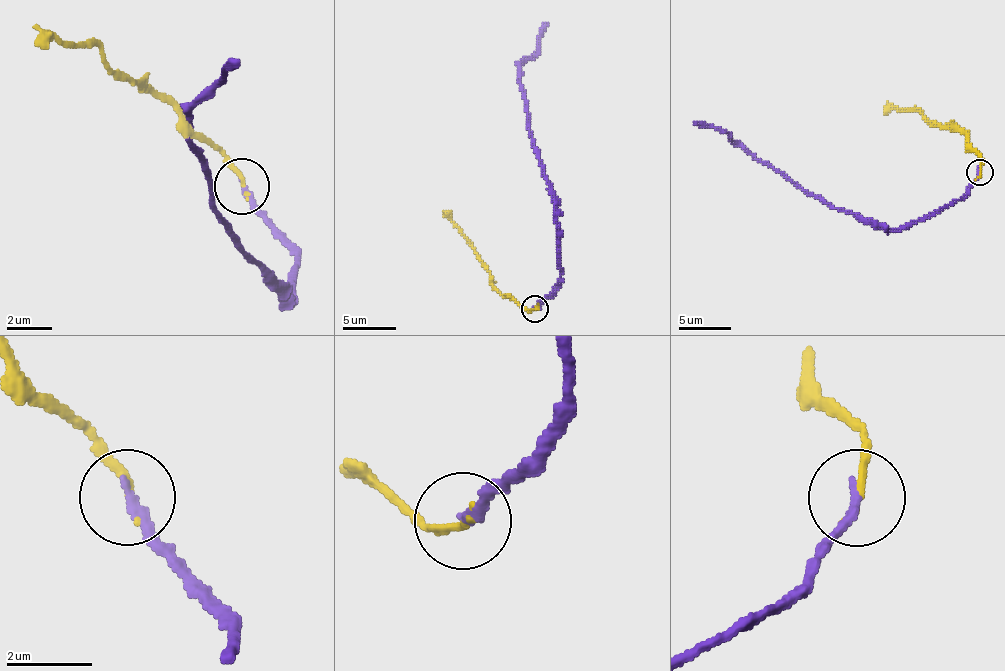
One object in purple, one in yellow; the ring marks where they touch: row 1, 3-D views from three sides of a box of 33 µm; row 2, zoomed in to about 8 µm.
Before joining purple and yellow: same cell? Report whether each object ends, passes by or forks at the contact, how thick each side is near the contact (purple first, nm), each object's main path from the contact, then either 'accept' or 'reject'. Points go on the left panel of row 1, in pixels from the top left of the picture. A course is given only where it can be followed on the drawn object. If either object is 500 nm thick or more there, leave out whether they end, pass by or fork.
purple ends | yellow ends | 240/180 nm | purple via (243, 185), (259, 218), (296, 255), (286, 302), (223, 224), (208, 166), (190, 142), (189, 113), (241, 60) | yellow via (243, 185), (215, 151), (146, 88), (127, 81), (92, 46), (33, 44) | accept

